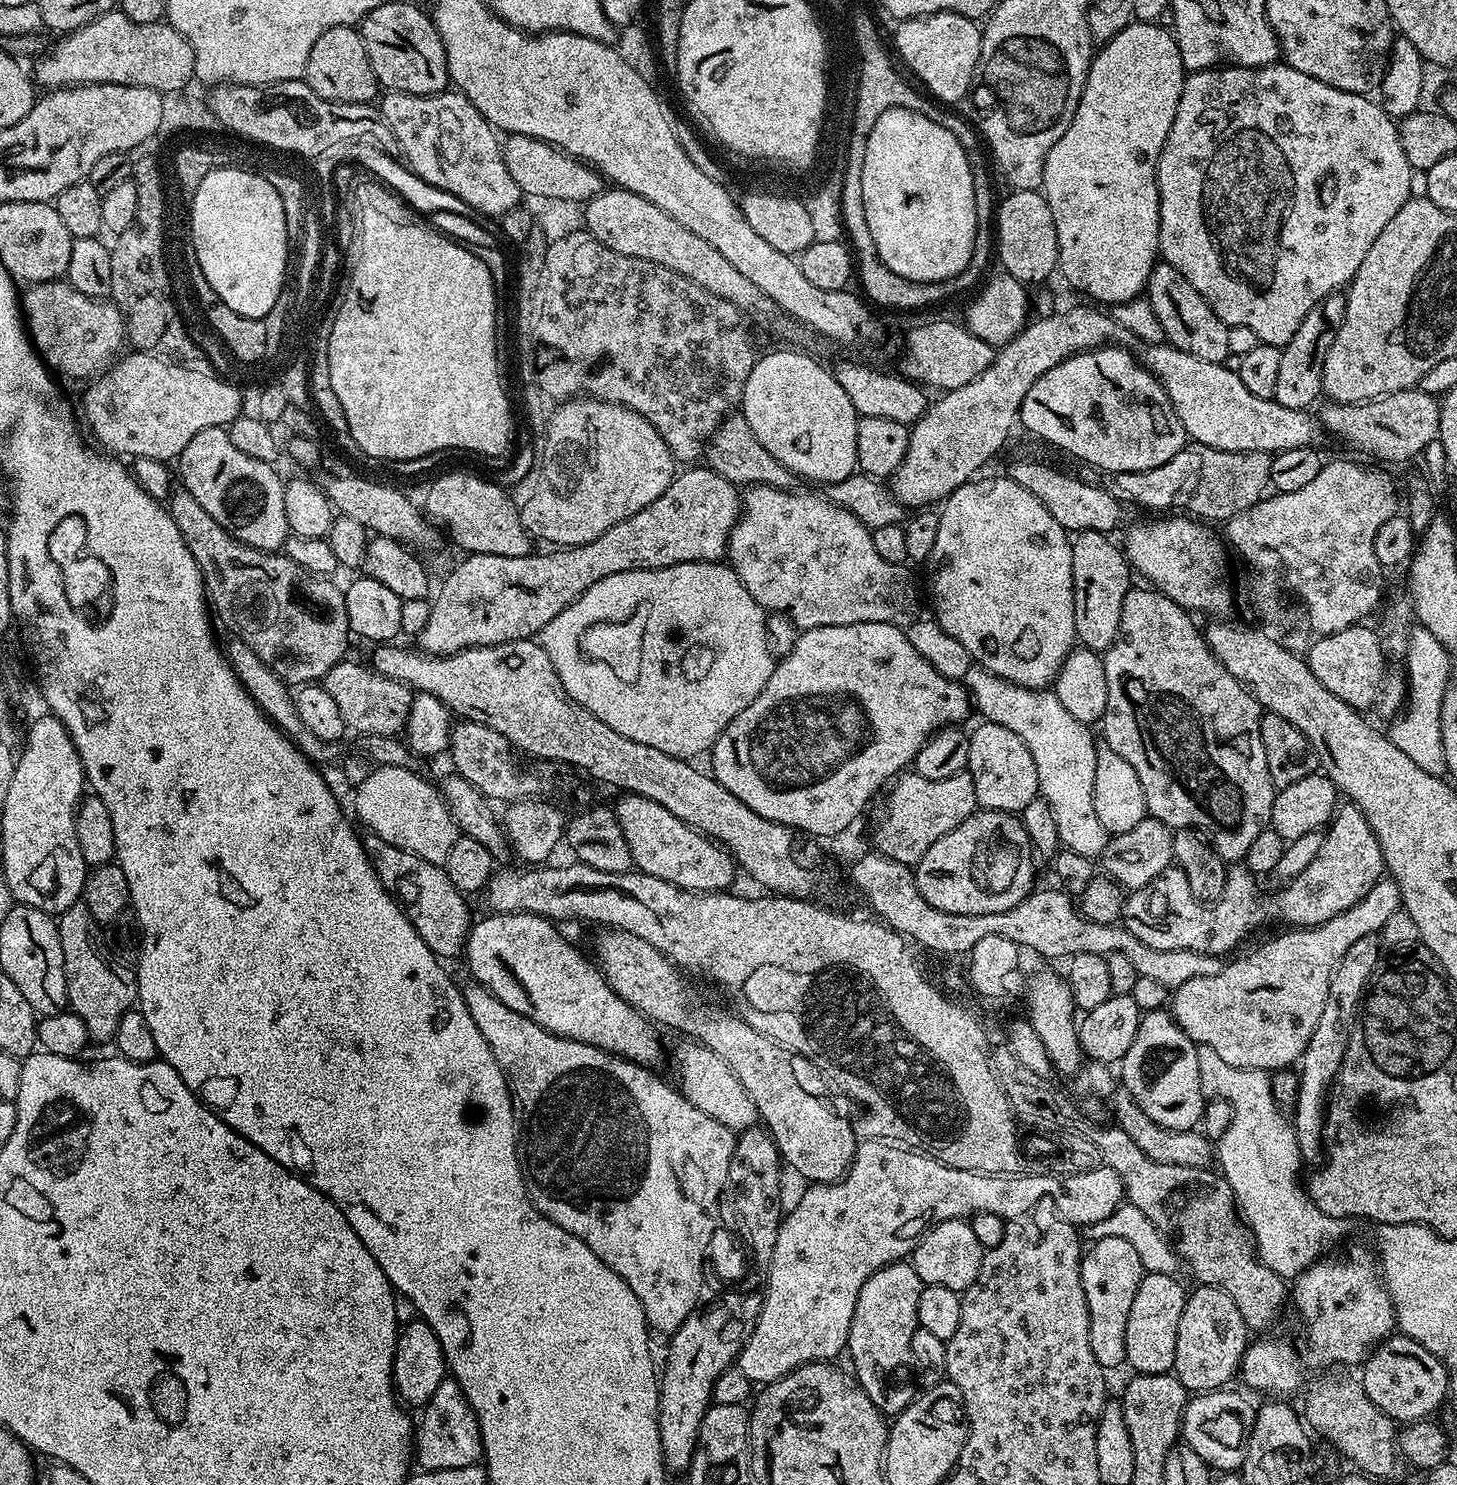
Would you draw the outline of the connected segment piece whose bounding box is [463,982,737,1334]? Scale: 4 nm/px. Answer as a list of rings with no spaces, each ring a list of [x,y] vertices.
[[[469,983],[469,988],[463,989],[464,1001],[466,1002],[466,1010],[470,1010],[470,1018],[474,1018],[474,1026],[478,1026],[478,1034],[482,1034],[482,1038],[486,1038],[486,1046],[490,1046],[490,1050],[494,1054],[494,1058],[498,1062],[498,1066],[504,1071],[508,1078],[508,1087],[514,1093],[515,1099],[518,1101],[519,1111],[522,1113],[522,1127],[518,1132],[518,1147],[520,1150],[520,1169],[524,1175],[524,1185],[528,1191],[528,1196],[532,1199],[532,1205],[542,1216],[550,1218],[550,1222],[554,1222],[558,1226],[562,1226],[562,1230],[566,1230],[574,1238],[578,1238],[584,1244],[590,1246],[590,1250],[594,1250],[594,1254],[598,1254],[598,1258],[602,1258],[602,1262],[606,1262],[606,1266],[610,1266],[610,1270],[614,1270],[614,1274],[618,1274],[618,1278],[622,1278],[630,1286],[630,1290],[634,1290],[634,1294],[638,1298],[638,1302],[642,1302],[642,1310],[644,1317],[648,1319],[649,1329],[653,1333],[665,1332],[671,1334],[678,1330],[678,1326],[682,1326],[682,1322],[686,1322],[686,1318],[691,1312],[696,1311],[700,1300],[700,1287],[704,1284],[704,1270],[706,1272],[705,1264],[707,1257],[707,1242],[711,1240],[708,1235],[708,1228],[710,1222],[714,1219],[714,1201],[719,1189],[718,1182],[722,1178],[722,1174],[727,1173],[728,1163],[731,1160],[731,1155],[734,1154],[735,1144],[737,1140],[737,1133],[732,1129],[722,1126],[722,1122],[718,1122],[714,1118],[710,1118],[710,1114],[702,1114],[702,1110],[698,1110],[698,1106],[694,1106],[687,1098],[683,1096],[675,1087],[672,1088],[657,1074],[653,1069],[643,1068],[641,1064],[634,1064],[631,1060],[626,1060],[622,1056],[613,1056],[611,1052],[603,1052],[600,1048],[595,1048],[589,1044],[583,1044],[577,1040],[565,1040],[562,1036],[553,1036],[551,1032],[546,1031],[545,1028],[540,1028],[530,1018],[526,1018],[522,1014],[518,1014],[514,1010],[510,1010],[504,1003],[494,995],[493,992],[488,992],[483,986],[478,983]]]

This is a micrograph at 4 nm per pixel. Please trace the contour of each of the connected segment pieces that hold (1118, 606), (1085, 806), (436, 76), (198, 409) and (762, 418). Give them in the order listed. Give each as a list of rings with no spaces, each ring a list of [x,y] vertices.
[[[1078,532],[1072,540],[1072,577],[1074,578],[1074,622],[1076,639],[1083,647],[1101,654],[1116,640],[1118,622],[1122,618],[1122,602],[1129,588],[1133,587],[1133,569],[1124,555],[1121,545],[1112,541],[1111,535],[1102,532]]]
[[[973,663],[972,668],[966,670],[962,683],[968,690],[975,711],[977,708],[984,715],[981,717],[987,723],[1006,726],[1006,730],[1018,734],[1018,738],[1022,738],[1022,742],[1026,742],[1026,750],[1030,750],[1030,758],[1034,758],[1034,766],[1038,770],[1039,795],[1050,806],[1050,810],[1054,810],[1054,822],[1058,822],[1058,838],[1061,845],[1067,851],[1079,856],[1099,857],[1108,845],[1110,833],[1099,822],[1092,801],[1096,760],[1093,729],[1089,725],[1078,722],[1078,718],[1073,718],[1066,711],[1066,706],[1062,706],[1062,702],[1058,702],[1055,691],[1011,684],[1008,680],[998,678],[998,674],[986,670],[978,663]]]
[[[389,2],[364,17],[358,31],[364,40],[370,66],[374,66],[376,79],[385,89],[429,96],[449,87],[446,50],[435,22],[425,9],[423,12],[412,4]]]
[[[137,350],[130,352],[129,356],[121,355],[103,375],[93,379],[89,383],[92,385],[84,392],[84,416],[88,419],[89,428],[87,431],[90,436],[92,431],[91,439],[105,453],[115,454],[120,458],[158,458],[172,462],[179,458],[182,450],[186,450],[194,434],[207,428],[224,428],[233,424],[245,411],[246,400],[240,397],[240,388],[235,383],[216,374],[198,374],[162,355]]]
[[[768,352],[759,357],[746,378],[742,415],[750,422],[754,438],[791,470],[793,477],[805,476],[808,480],[817,480],[821,486],[837,484],[857,471],[856,463],[856,421],[854,406],[846,390],[838,386],[835,375],[828,372],[812,356],[804,352]]]

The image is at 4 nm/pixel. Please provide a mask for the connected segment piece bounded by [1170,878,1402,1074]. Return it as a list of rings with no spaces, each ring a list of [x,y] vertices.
[[[1382,878],[1372,889],[1366,894],[1364,900],[1359,900],[1354,906],[1350,906],[1350,910],[1346,910],[1342,914],[1338,914],[1334,918],[1330,918],[1330,922],[1325,924],[1317,924],[1315,928],[1302,928],[1299,926],[1293,927],[1291,930],[1284,930],[1281,936],[1276,936],[1273,940],[1265,942],[1261,948],[1253,950],[1249,956],[1237,955],[1236,961],[1233,964],[1225,963],[1221,967],[1218,974],[1210,974],[1209,976],[1199,976],[1198,978],[1192,978],[1190,982],[1186,982],[1182,986],[1178,986],[1171,993],[1172,1005],[1170,1005],[1170,1011],[1172,1017],[1176,1019],[1176,1025],[1187,1034],[1191,1040],[1198,1046],[1210,1046],[1210,1050],[1214,1050],[1223,1060],[1230,1062],[1230,1066],[1238,1066],[1239,1068],[1257,1068],[1263,1072],[1272,1074],[1277,1070],[1288,1070],[1293,1067],[1301,1059],[1304,1051],[1307,1048],[1307,1044],[1310,1042],[1311,1035],[1314,1033],[1314,1028],[1318,1023],[1318,1018],[1322,1015],[1322,1010],[1325,1009],[1327,990],[1330,987],[1331,972],[1334,970],[1334,966],[1337,966],[1338,960],[1342,958],[1342,954],[1346,953],[1346,950],[1350,946],[1354,945],[1358,939],[1362,939],[1364,936],[1371,936],[1379,933],[1382,926],[1386,926],[1386,918],[1390,918],[1390,914],[1401,911],[1402,905],[1400,903],[1400,891],[1398,886],[1391,878]]]

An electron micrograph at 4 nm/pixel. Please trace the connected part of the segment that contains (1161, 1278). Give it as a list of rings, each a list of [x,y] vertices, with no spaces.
[[[1149,1272],[1140,1279],[1138,1294],[1134,1294],[1134,1306],[1130,1306],[1130,1318],[1126,1318],[1126,1364],[1133,1368],[1133,1373],[1145,1376],[1172,1372],[1174,1345],[1178,1342],[1178,1318],[1182,1318],[1186,1299],[1186,1288],[1176,1278],[1167,1272]]]

